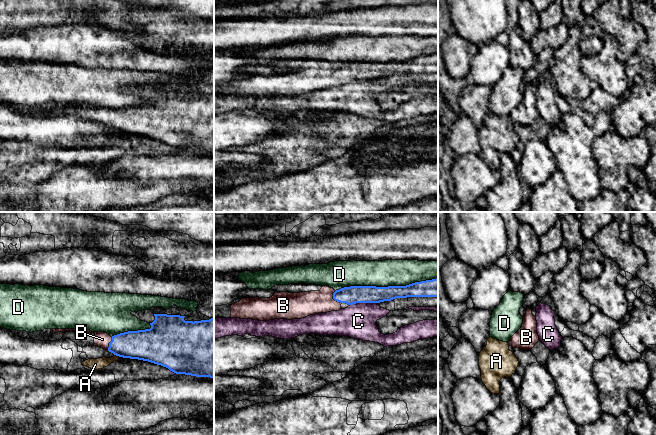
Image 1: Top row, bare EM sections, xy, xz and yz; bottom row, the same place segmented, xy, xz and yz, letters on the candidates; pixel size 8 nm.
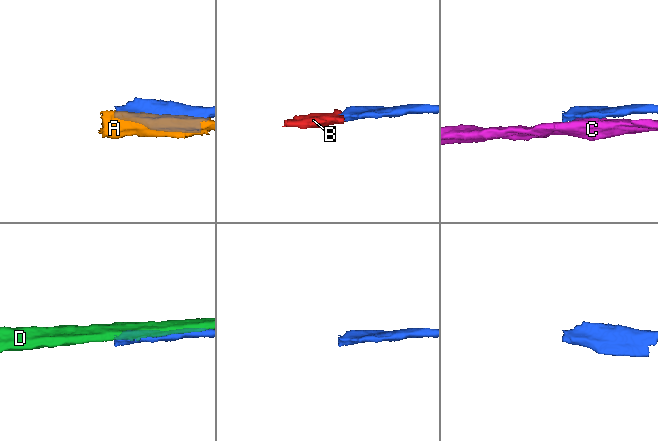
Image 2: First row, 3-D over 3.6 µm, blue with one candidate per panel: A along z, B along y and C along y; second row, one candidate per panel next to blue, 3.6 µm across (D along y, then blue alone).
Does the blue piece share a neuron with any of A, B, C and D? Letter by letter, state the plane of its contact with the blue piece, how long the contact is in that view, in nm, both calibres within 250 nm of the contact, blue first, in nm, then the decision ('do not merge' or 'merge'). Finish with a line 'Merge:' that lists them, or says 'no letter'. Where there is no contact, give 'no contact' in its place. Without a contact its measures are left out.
A: meets blue in xy; contact 50 nm long; 240 nm thick on the blue side, 90 nm on the other; do not merge
B: meets blue in xz; contact 120 nm long; 150 nm thick on the blue side, 200 nm on the other; merge
C: meets blue in xz; contact 220 nm long; 150 nm thick on the blue side, 280 nm on the other; do not merge
D: meets blue in xz; contact 850 nm long; 140 nm thick on the blue side, 220 nm on the other; do not merge
Merge: B

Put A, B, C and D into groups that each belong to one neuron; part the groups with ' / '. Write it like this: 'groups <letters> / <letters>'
groups A / B / C / D

